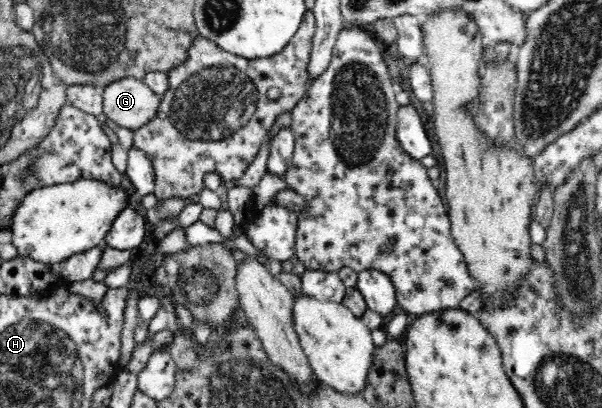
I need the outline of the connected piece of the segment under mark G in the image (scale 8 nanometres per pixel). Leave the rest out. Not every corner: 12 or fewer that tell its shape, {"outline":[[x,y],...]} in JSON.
{"outline":[[143,80],[104,87],[103,114],[135,131],[157,116],[161,97]]}

